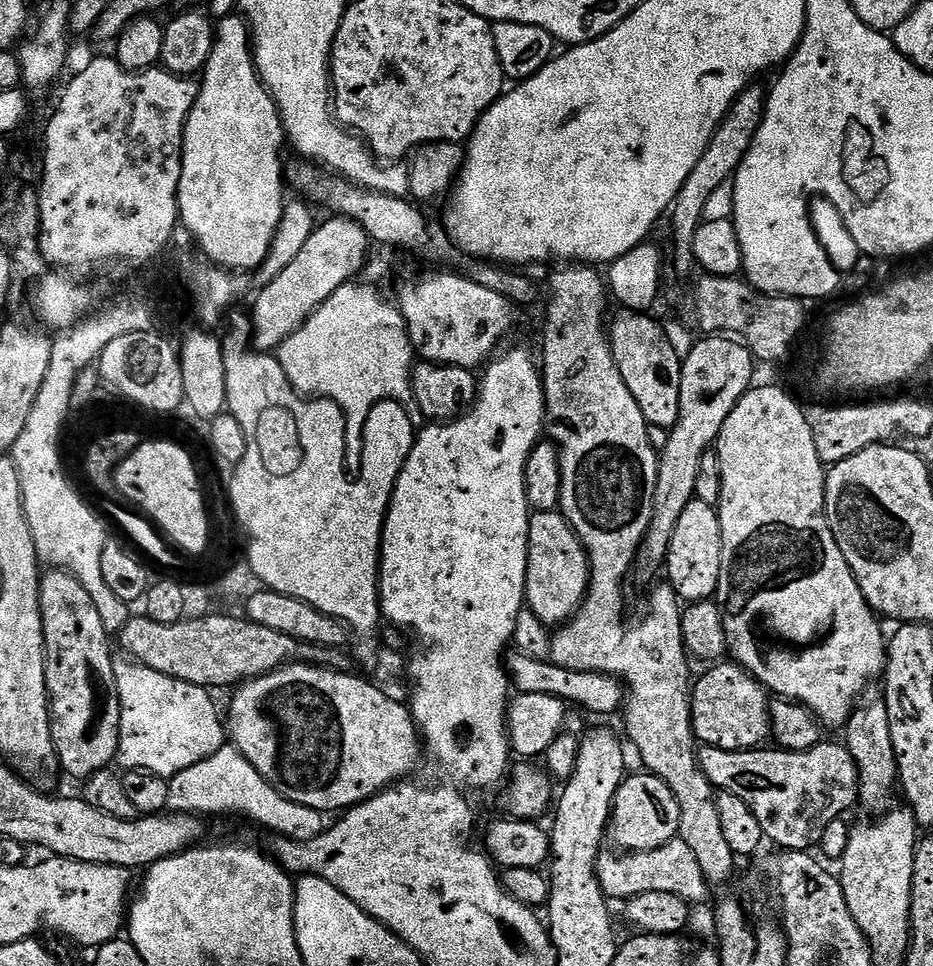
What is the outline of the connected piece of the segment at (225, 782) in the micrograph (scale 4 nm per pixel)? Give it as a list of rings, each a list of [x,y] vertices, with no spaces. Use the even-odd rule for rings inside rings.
[[[226,746],[218,750],[218,754],[210,754],[210,758],[194,762],[194,766],[170,777],[168,785],[169,813],[185,812],[187,816],[209,818],[208,816],[224,816],[227,812],[237,812],[256,824],[273,828],[280,836],[300,836],[296,838],[321,836],[326,827],[325,813],[310,806],[302,806],[289,796],[283,796],[269,780],[258,774],[254,766],[250,766],[250,762],[235,746]]]

